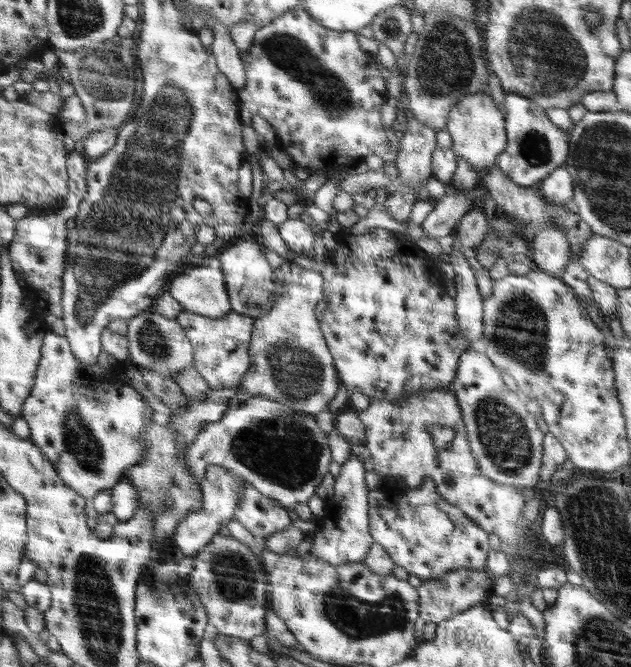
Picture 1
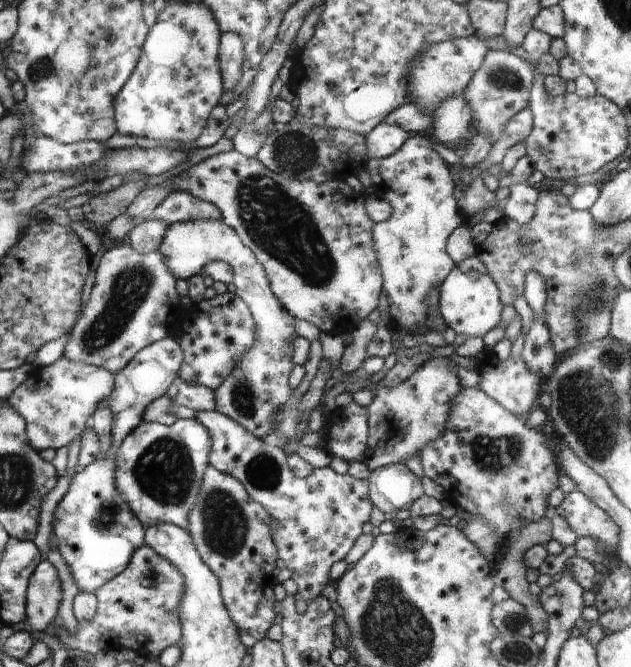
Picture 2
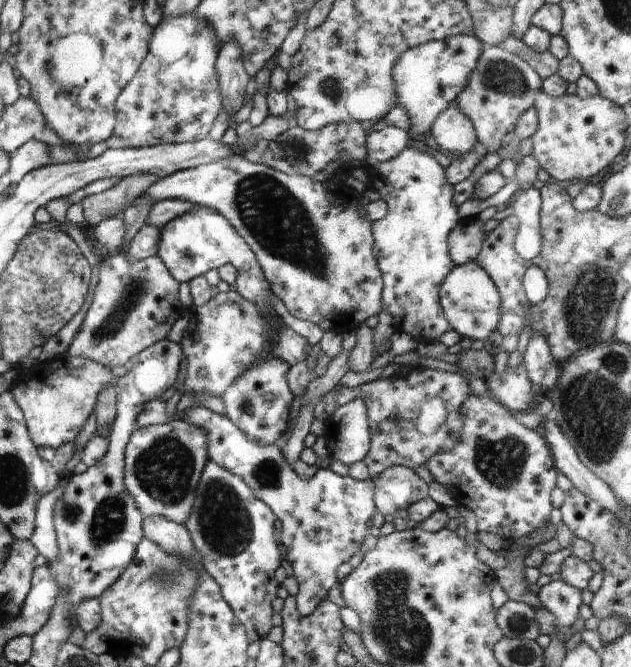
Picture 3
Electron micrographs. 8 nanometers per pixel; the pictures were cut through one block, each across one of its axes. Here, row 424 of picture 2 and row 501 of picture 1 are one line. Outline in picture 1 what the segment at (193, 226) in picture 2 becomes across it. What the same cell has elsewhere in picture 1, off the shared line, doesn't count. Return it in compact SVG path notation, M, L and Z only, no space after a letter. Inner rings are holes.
M241 481L241 485L243 495L235 508L235 520L258 541L280 532L291 523L287 508L260 494L250 483Z

